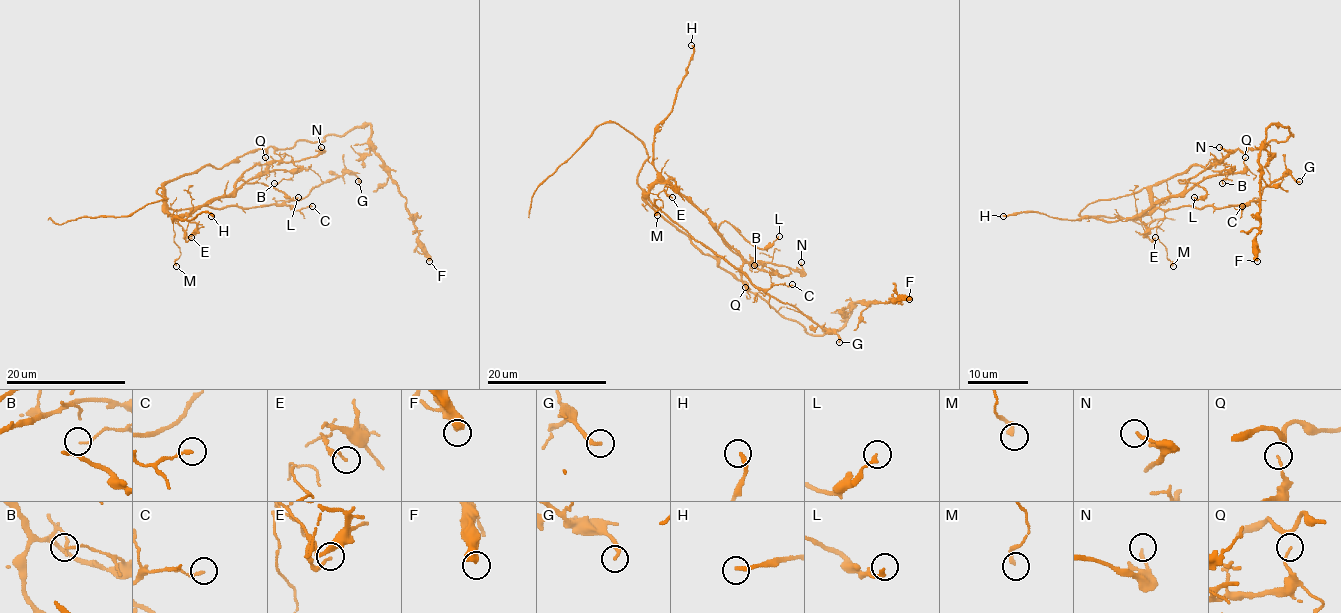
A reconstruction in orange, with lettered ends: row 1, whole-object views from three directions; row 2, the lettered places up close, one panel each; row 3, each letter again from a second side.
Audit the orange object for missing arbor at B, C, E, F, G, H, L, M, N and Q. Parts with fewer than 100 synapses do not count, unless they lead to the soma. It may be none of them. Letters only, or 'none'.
none

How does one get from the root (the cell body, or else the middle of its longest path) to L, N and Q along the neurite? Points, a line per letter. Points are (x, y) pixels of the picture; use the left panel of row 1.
L: (221, 168), (205, 165), (169, 180), (166, 210), (190, 215), (226, 197), (238, 180), (265, 183), (298, 197)
N: (221, 168), (205, 165), (169, 180), (166, 210), (190, 215), (226, 197), (253, 166), (307, 159), (321, 147)
Q: (221, 168), (205, 165), (169, 180), (164, 184), (166, 210), (190, 215), (232, 195), (266, 169), (265, 157)

